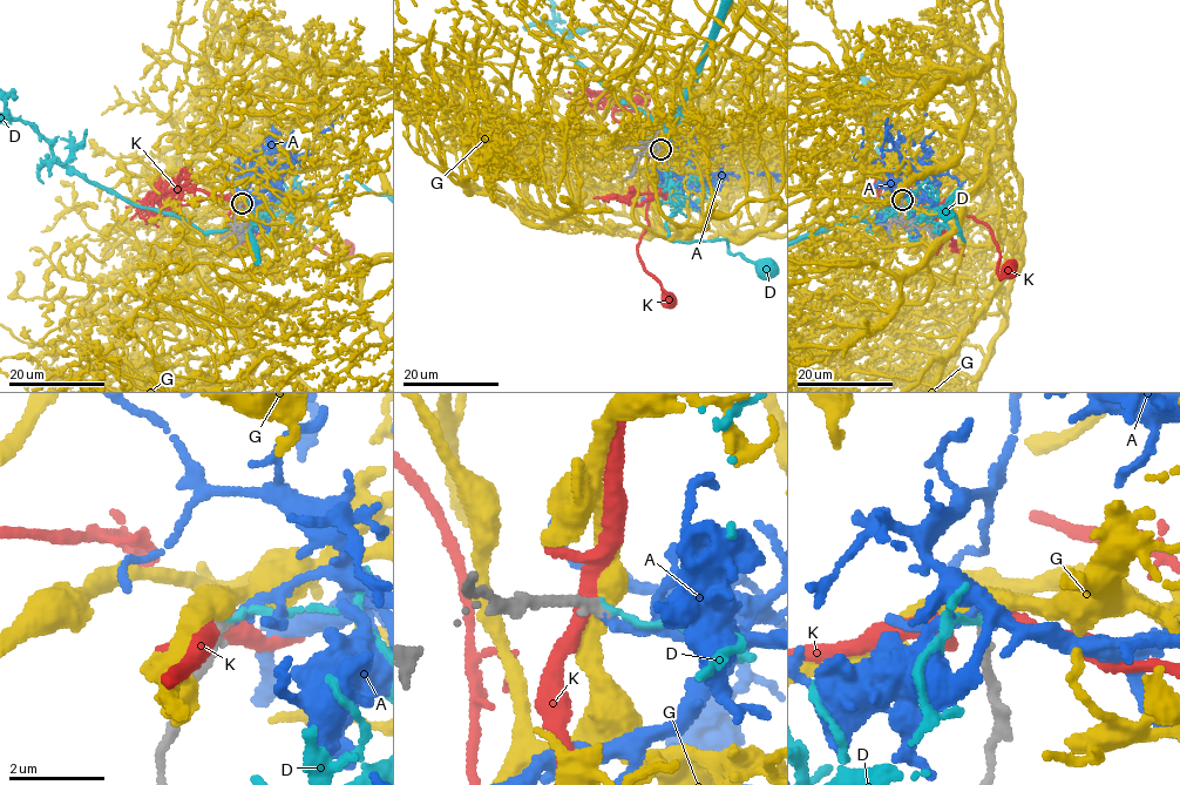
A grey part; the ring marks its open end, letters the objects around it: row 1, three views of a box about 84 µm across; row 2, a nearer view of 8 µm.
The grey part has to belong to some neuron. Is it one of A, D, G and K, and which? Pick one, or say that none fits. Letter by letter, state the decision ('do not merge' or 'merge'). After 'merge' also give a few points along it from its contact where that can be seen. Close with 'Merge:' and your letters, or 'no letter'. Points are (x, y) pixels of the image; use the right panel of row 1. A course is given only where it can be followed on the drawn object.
A: merge
D: do not merge
G: do not merge
K: do not merge
Merge: A

